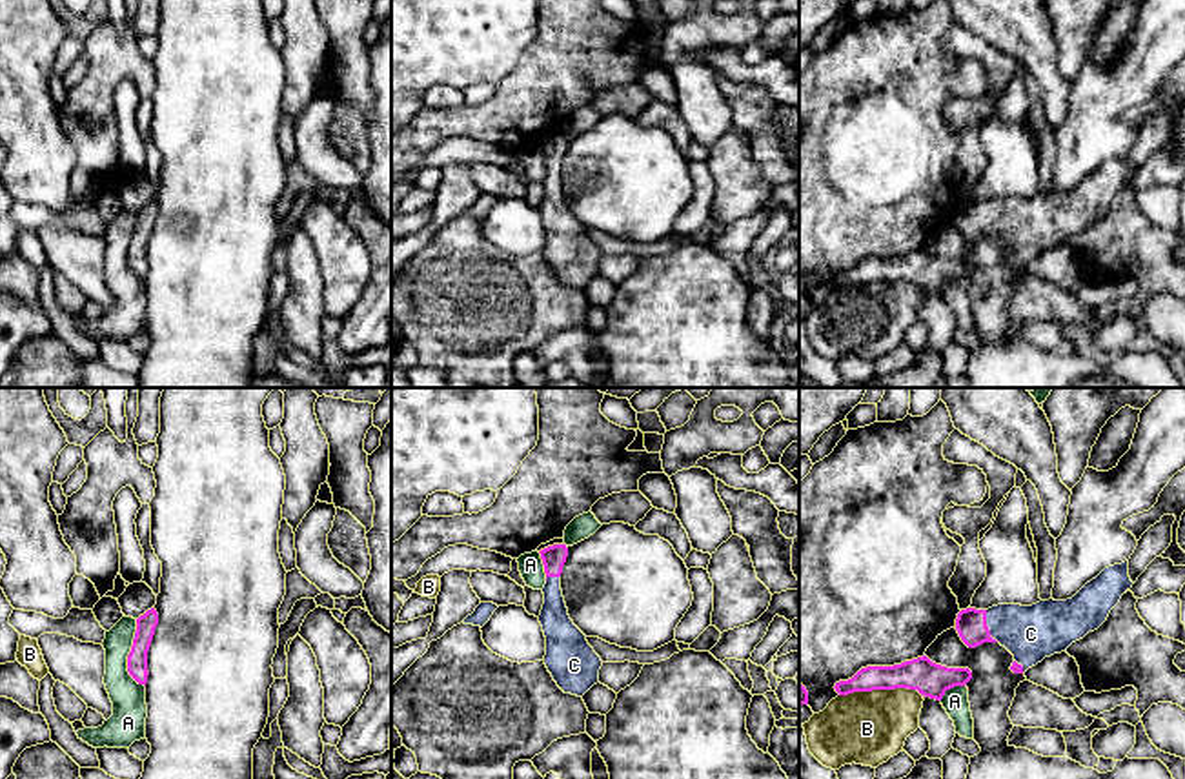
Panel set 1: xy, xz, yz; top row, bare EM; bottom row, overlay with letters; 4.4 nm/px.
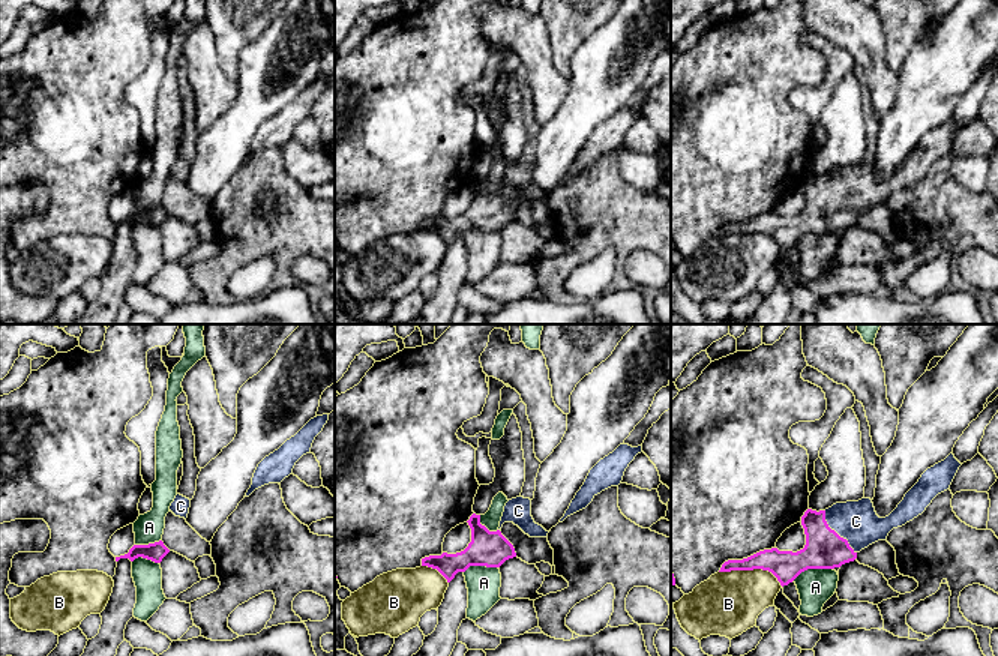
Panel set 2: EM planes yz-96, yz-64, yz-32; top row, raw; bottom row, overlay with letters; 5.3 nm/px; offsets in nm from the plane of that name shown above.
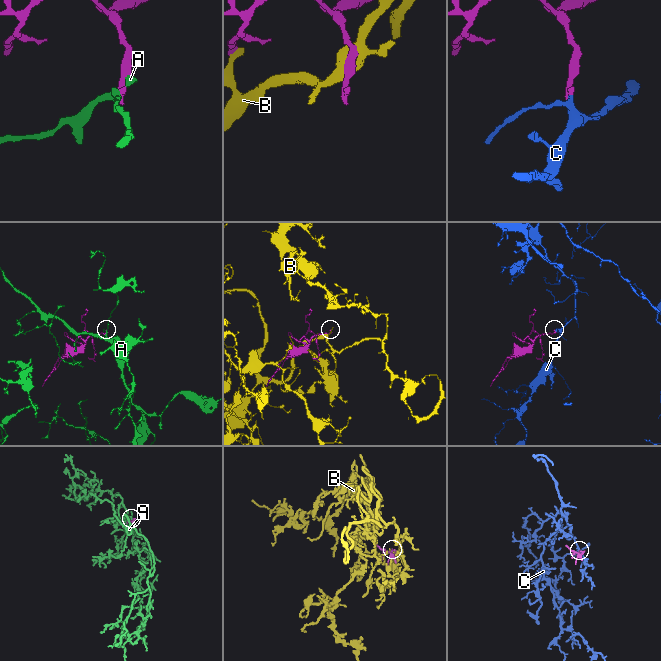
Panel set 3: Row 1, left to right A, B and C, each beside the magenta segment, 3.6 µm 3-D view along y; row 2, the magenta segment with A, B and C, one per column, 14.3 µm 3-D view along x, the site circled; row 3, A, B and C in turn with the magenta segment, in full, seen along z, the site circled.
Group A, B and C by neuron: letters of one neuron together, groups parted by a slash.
A / B / C

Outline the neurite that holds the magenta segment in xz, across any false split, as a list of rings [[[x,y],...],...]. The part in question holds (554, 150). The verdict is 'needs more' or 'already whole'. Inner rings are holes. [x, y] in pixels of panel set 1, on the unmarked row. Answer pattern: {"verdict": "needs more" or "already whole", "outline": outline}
{"verdict": "needs more", "outline": [[[553,137],[539,146],[546,166],[544,197],[539,207],[546,229],[544,257],[564,286],[582,289],[599,275],[603,253],[568,207],[561,182],[561,166],[568,149],[566,137]]]}

